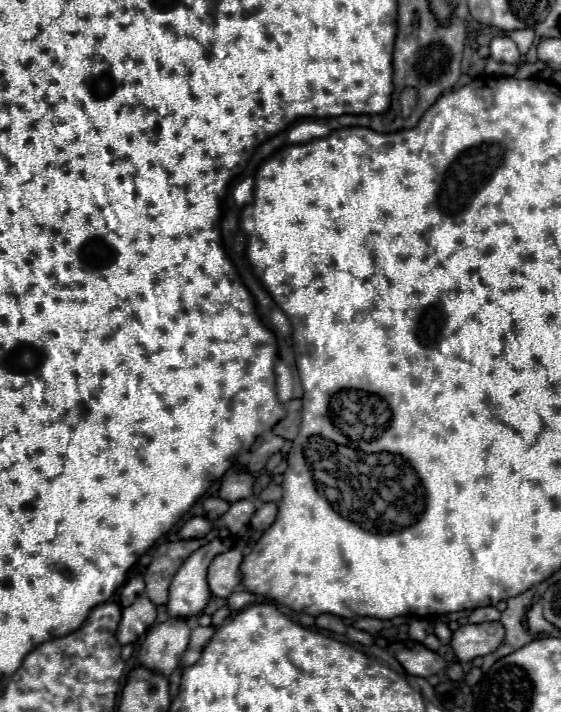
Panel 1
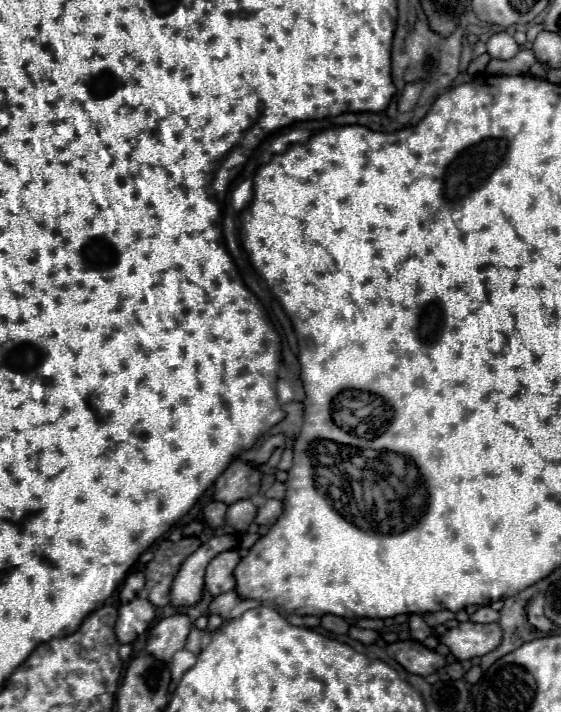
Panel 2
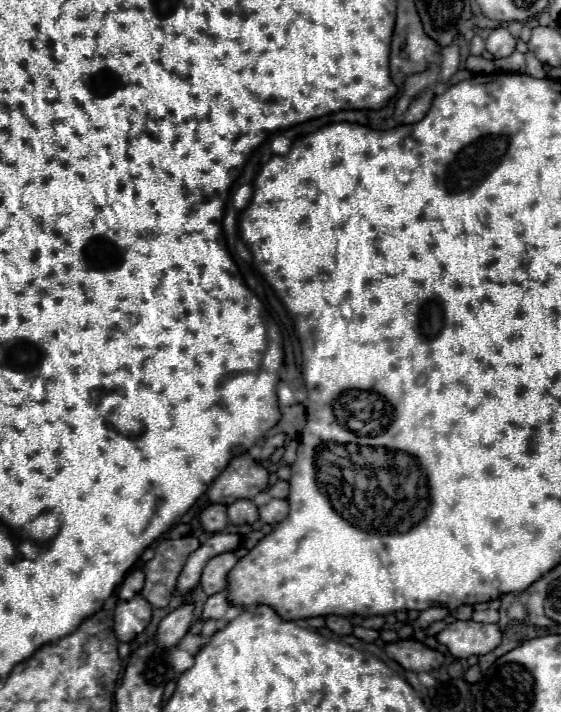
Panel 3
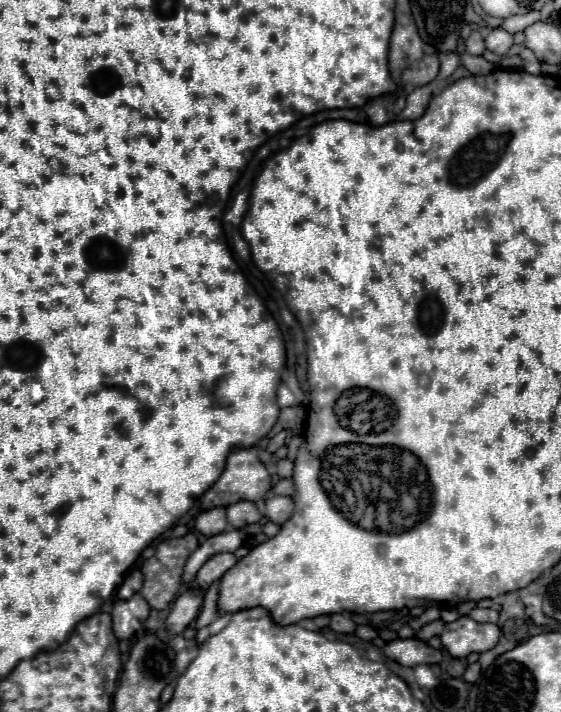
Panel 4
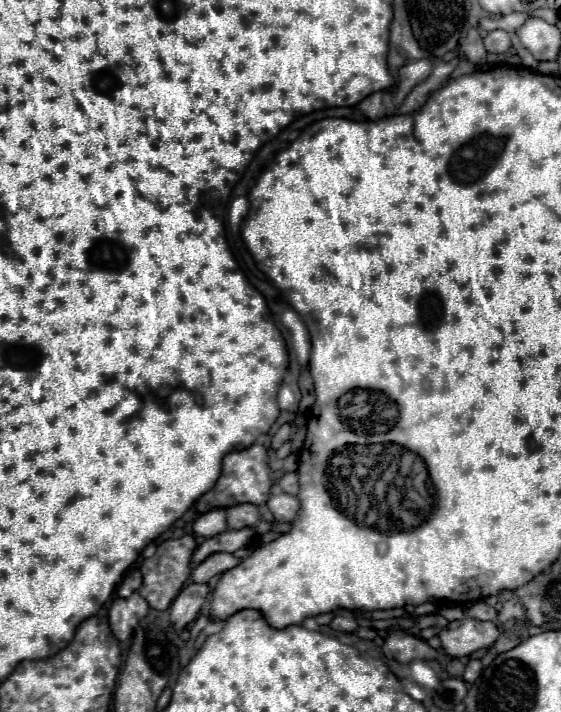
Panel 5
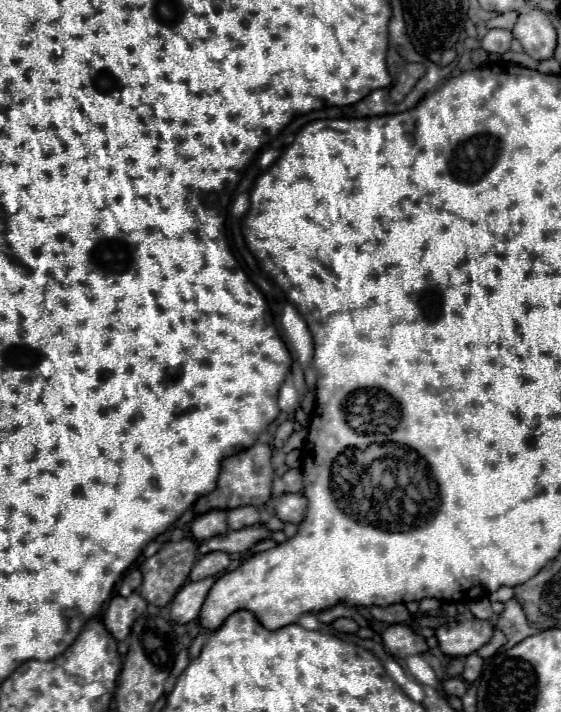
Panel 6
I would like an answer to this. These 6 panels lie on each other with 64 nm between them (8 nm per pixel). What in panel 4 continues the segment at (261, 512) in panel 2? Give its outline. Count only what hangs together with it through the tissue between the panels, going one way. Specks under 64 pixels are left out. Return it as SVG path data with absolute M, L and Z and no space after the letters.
M272 496L266 500L266 516L276 522L284 524L288 516L292 516L292 498L290 496Z

